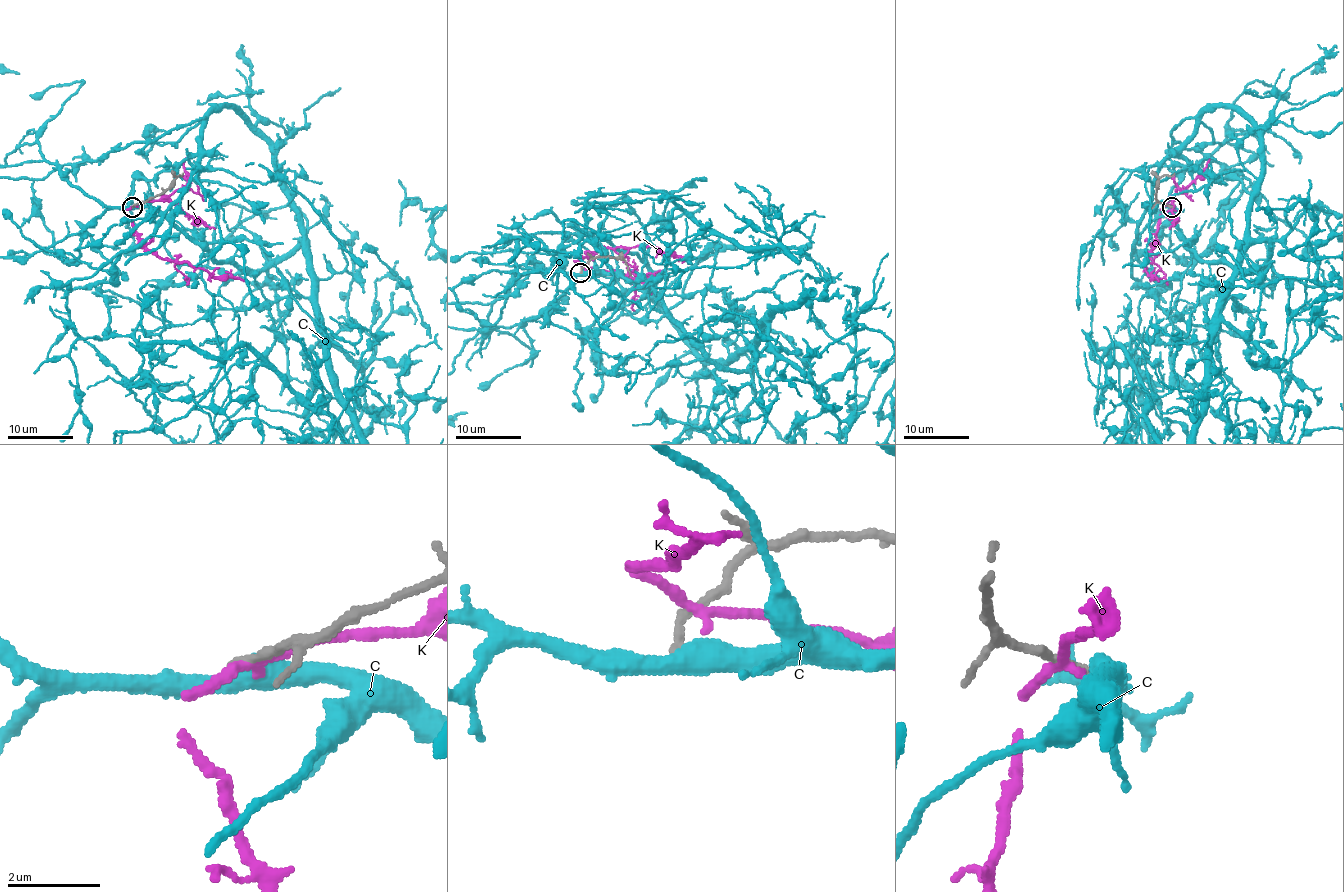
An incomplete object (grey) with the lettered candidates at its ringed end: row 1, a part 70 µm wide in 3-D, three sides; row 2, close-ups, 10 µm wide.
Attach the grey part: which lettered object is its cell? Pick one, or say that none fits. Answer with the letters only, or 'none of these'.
none of these

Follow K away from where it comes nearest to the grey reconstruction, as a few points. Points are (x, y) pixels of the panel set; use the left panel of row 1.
K: (136, 204), (126, 210), (126, 217), (134, 233), (159, 256), (187, 261), (216, 276), (244, 281)

